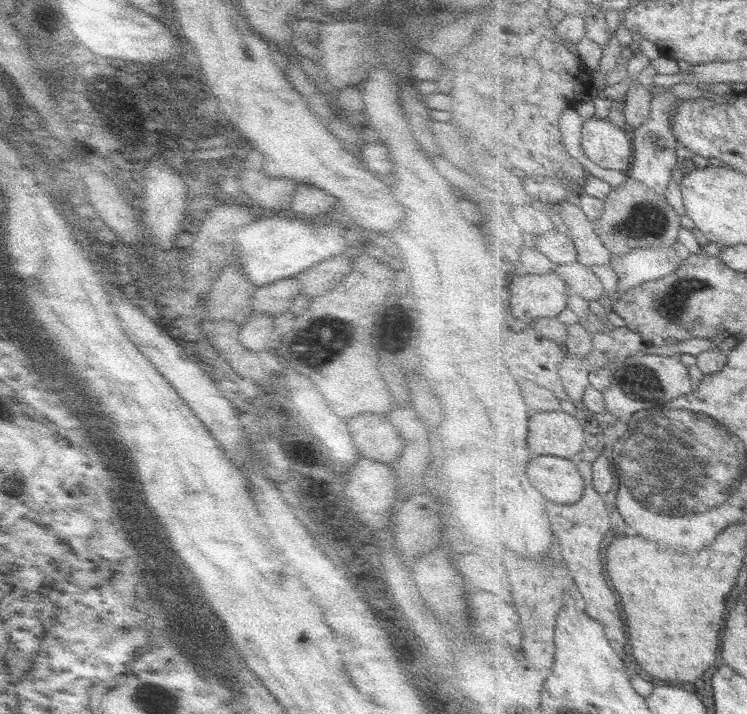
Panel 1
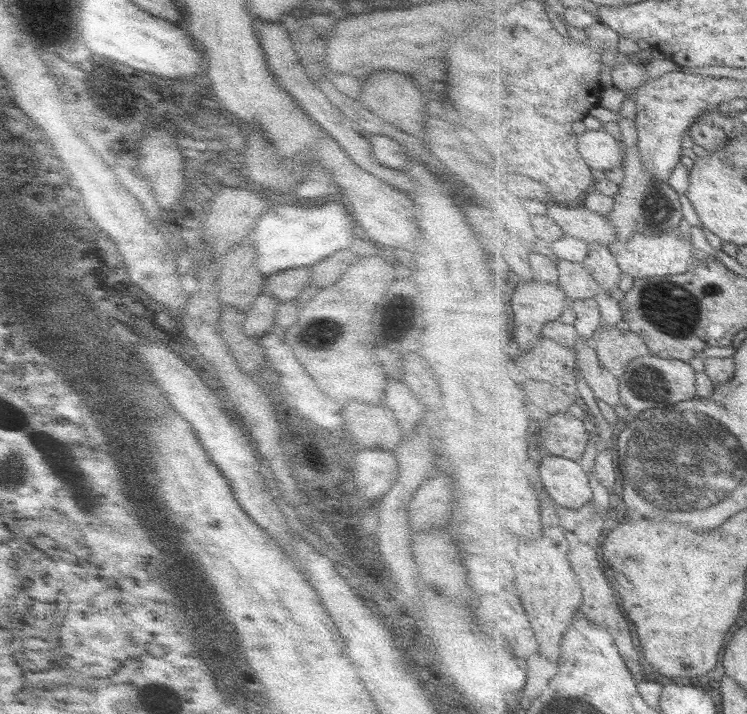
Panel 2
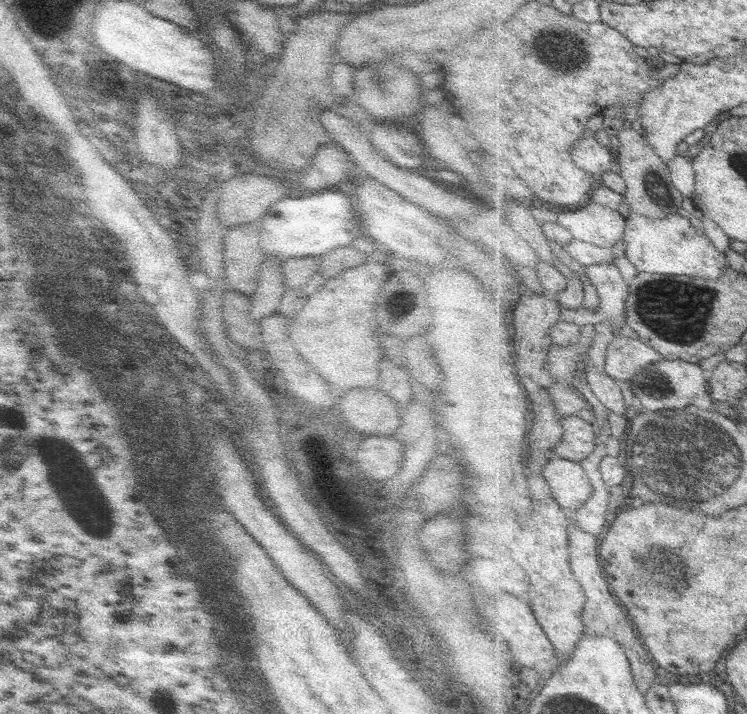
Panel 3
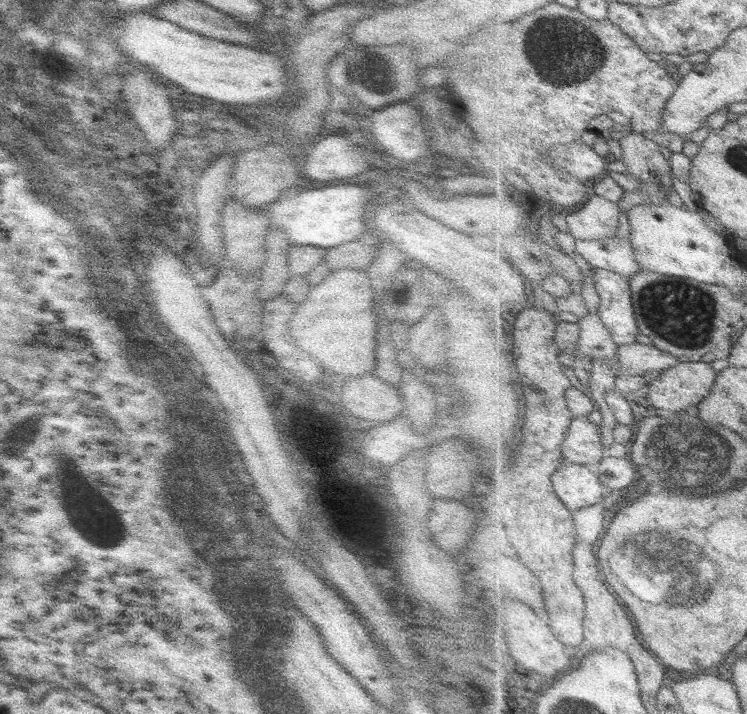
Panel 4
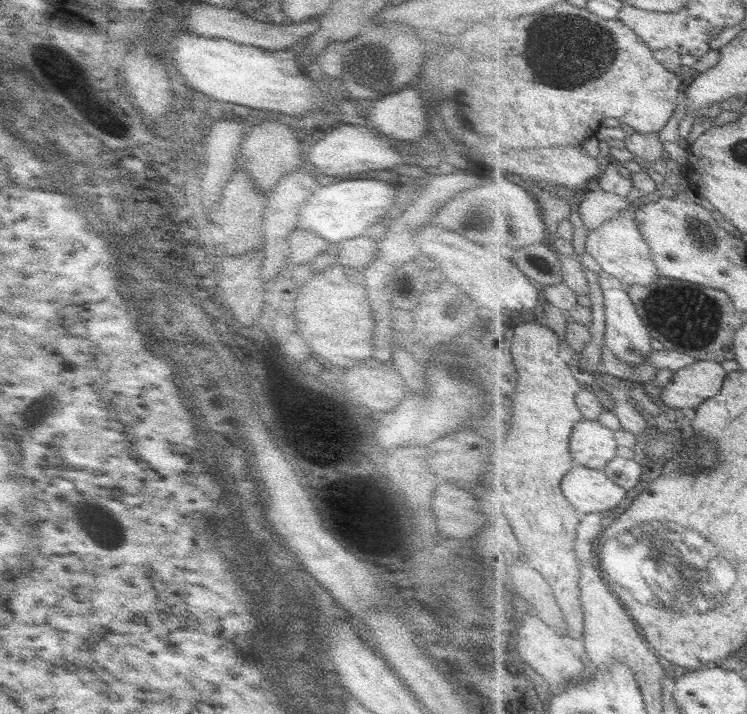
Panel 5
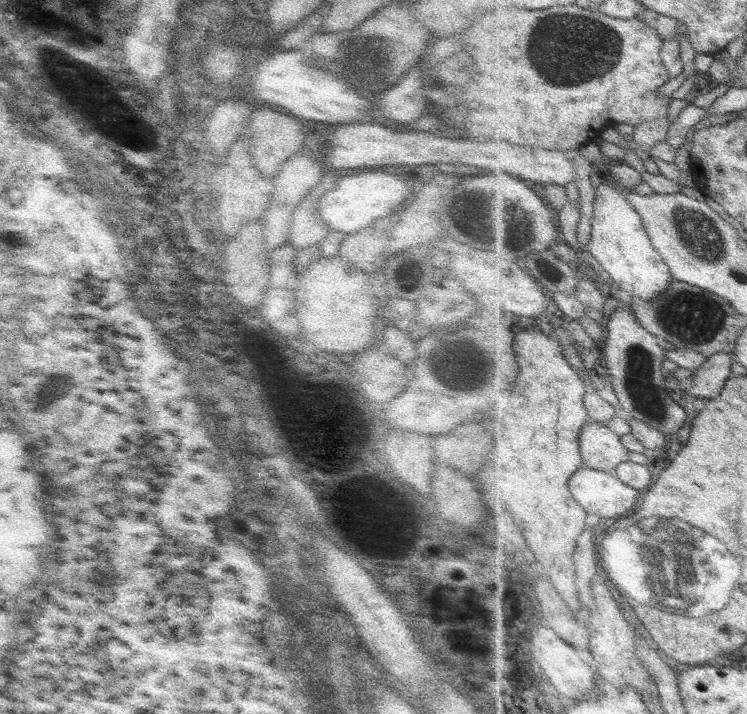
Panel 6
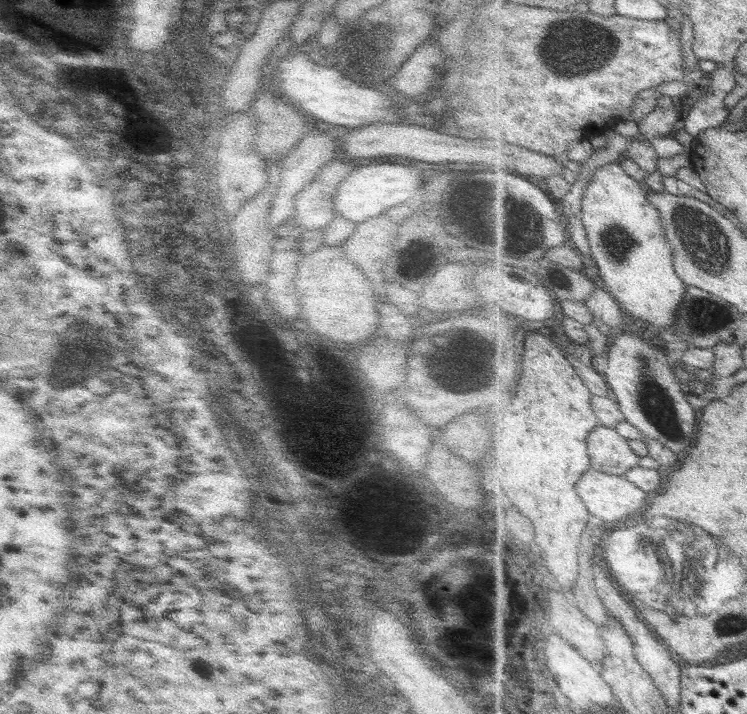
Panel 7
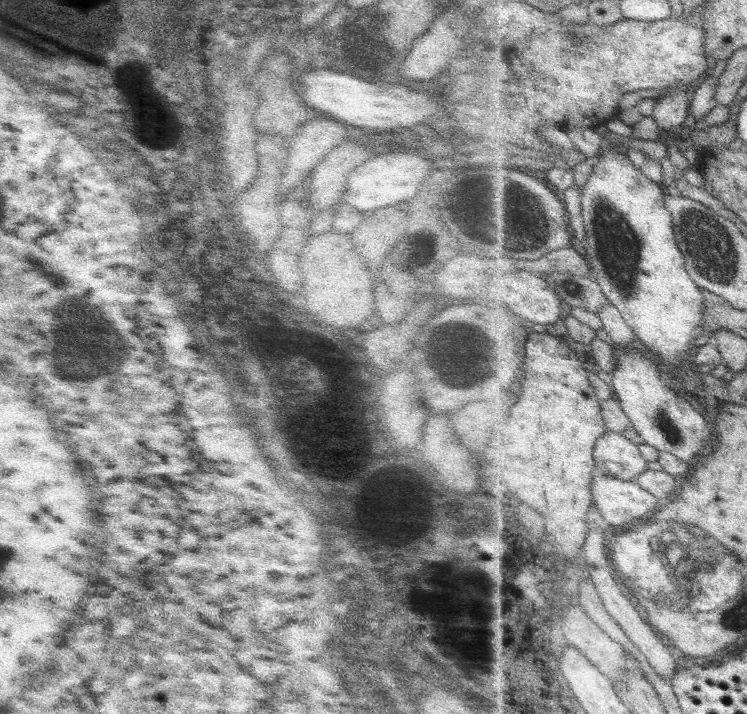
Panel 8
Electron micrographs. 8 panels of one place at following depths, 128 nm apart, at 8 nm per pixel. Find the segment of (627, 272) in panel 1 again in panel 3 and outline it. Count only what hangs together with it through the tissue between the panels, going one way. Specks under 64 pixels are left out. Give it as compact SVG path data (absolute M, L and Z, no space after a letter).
M669 214L667 218L649 218L646 215L627 216L627 228L623 233L624 254L638 272L673 274L673 276L695 276L717 280L723 269L729 267L724 254L719 254L705 234L701 234L680 214Z

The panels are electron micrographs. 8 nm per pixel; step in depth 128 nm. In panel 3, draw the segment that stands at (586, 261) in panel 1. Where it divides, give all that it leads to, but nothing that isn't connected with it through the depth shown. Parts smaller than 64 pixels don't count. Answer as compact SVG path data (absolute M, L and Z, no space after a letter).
M615 263L589 265L586 267L585 272L590 279L590 282L597 290L599 305L595 308L595 310L589 310L582 306L576 311L563 309L560 320L577 322L579 327L589 325L594 326L595 324L600 324L600 322L603 321L611 321L615 328L613 333L615 333L615 336L619 335L621 329L627 327L627 297L630 296L629 280L621 275L621 272L619 272L619 268L617 268Z

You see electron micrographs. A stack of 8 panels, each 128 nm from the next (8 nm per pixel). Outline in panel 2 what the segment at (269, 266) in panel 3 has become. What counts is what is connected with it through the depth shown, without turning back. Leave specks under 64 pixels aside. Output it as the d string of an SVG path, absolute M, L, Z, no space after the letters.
M259 294L247 312L247 318L243 324L245 334L249 338L261 340L263 334L267 334L271 324L275 322L275 310L277 310L277 302L269 294Z

